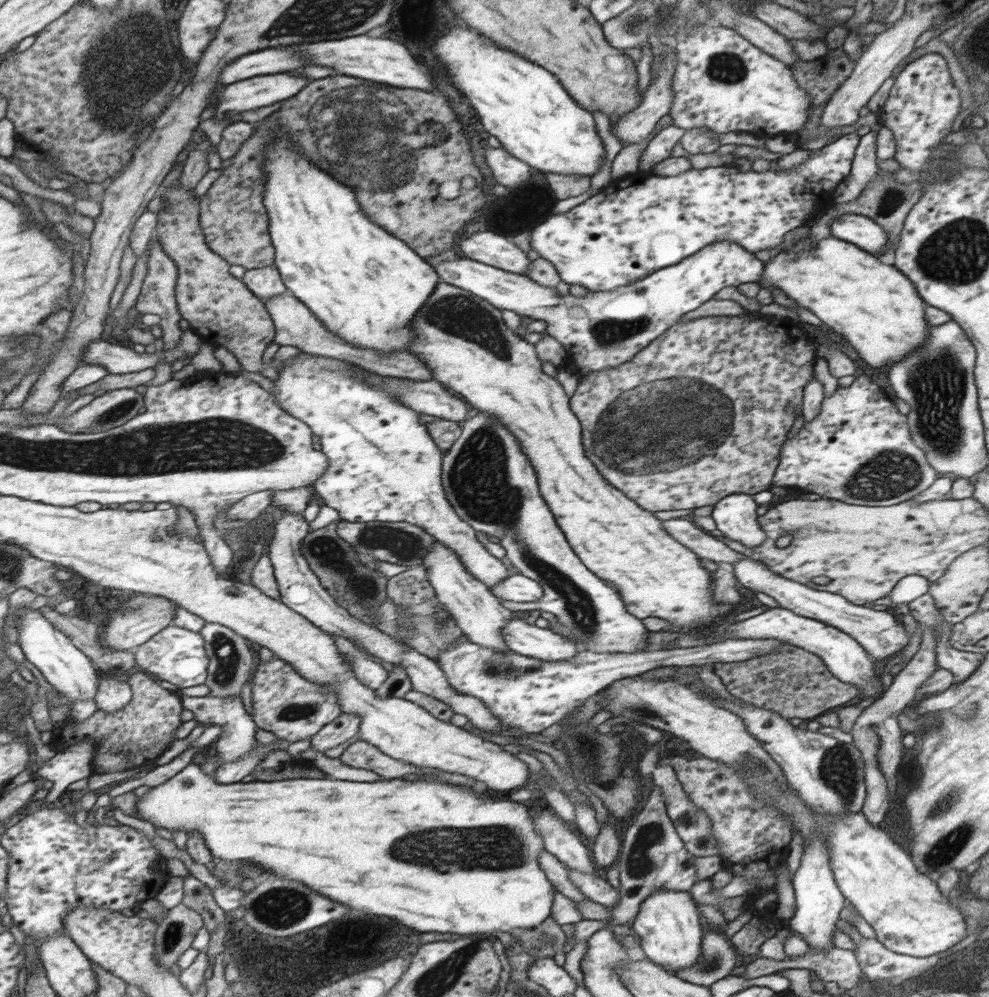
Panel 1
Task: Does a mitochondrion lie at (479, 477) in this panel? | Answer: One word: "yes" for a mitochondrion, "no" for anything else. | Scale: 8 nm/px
yes

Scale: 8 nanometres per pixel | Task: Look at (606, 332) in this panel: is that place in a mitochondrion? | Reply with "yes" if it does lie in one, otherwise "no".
yes

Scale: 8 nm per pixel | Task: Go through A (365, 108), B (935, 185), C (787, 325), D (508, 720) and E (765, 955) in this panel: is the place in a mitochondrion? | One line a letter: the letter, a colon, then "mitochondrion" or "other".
A: mitochondrion
B: other
C: other
D: other
E: other

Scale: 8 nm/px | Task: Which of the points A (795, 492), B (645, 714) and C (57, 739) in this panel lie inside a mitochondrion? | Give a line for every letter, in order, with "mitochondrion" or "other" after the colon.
A: other
B: mitochondrion
C: other

